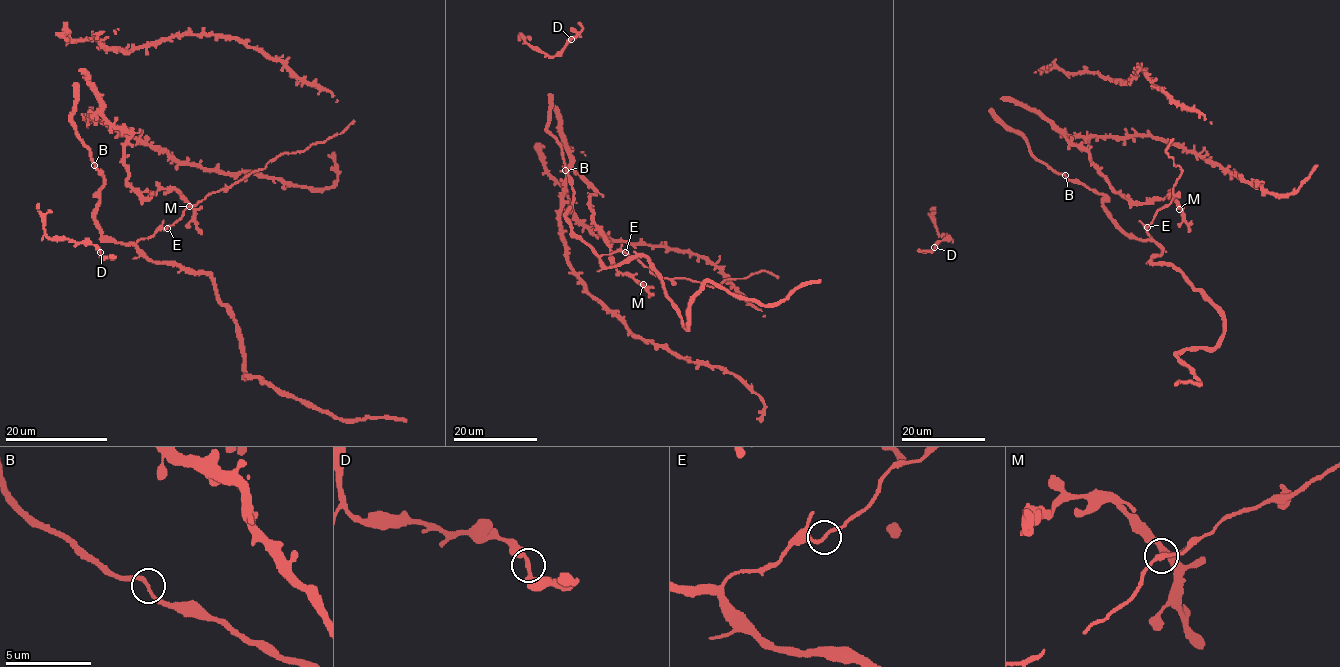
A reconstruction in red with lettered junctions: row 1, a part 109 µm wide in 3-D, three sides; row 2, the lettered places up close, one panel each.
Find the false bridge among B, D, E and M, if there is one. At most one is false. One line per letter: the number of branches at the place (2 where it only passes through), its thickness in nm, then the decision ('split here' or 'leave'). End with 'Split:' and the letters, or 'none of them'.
B: branches 2; calibre 220 nm; leave
D: branches 2; calibre 260 nm; leave
E: branches 2; calibre 180 nm; leave
M: branches 2; calibre 190 nm; leave
Split: none of them

